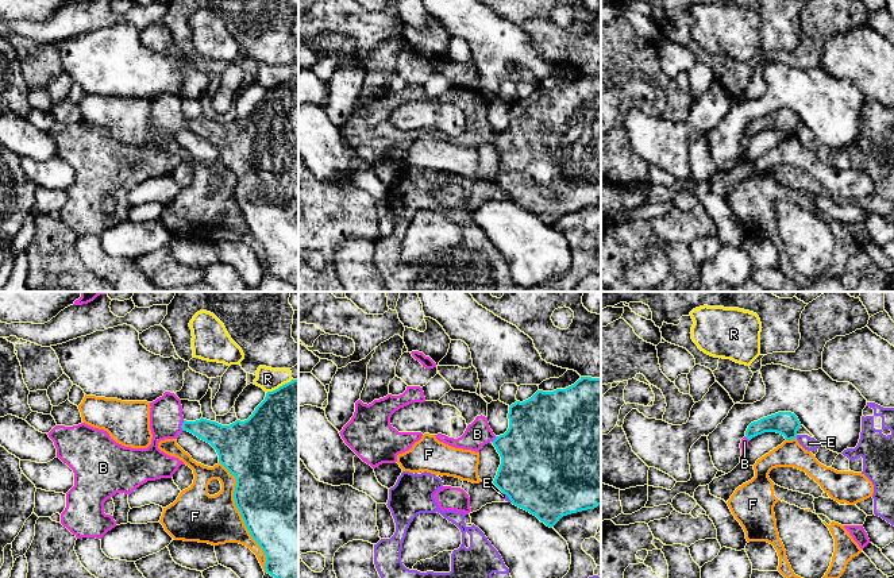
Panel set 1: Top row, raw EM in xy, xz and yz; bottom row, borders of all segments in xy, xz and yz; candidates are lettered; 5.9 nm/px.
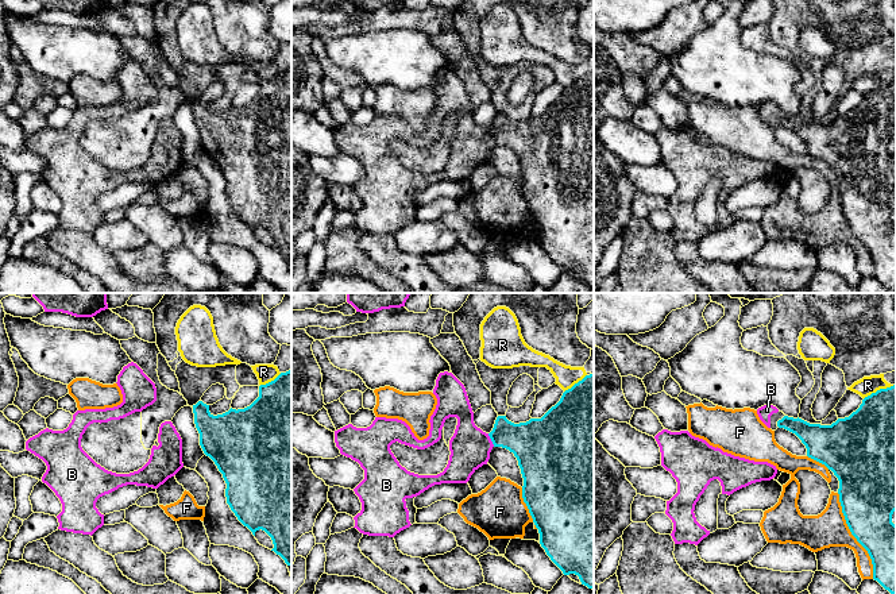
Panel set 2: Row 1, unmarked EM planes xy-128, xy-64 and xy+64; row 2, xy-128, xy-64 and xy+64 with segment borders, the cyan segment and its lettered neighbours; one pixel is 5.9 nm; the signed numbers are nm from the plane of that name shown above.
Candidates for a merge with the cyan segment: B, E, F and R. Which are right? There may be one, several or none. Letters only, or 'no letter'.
B

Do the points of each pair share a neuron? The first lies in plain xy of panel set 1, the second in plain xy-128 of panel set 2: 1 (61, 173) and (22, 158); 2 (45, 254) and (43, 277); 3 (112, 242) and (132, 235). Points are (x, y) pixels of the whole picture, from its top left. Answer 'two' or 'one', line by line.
1: one
2: two
3: one

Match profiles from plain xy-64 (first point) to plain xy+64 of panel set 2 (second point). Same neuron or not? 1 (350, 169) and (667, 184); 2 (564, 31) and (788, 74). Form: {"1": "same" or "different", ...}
{"1": "same", "2": "different"}

